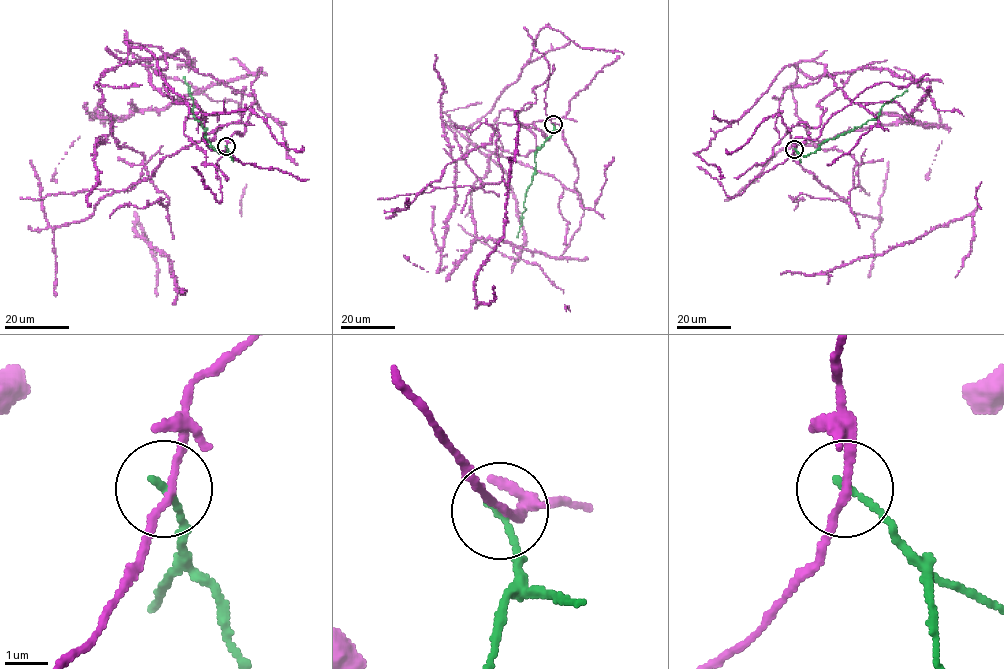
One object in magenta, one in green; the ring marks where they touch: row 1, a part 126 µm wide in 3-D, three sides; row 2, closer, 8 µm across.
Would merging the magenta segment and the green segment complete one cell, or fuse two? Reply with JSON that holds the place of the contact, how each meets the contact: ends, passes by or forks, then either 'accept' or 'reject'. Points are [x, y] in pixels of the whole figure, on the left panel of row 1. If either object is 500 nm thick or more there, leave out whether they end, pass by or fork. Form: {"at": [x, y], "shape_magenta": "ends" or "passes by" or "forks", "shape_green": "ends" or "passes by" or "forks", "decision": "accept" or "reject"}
{"at": [226, 146], "shape_magenta": "passes by", "shape_green": "ends", "decision": "reject"}

